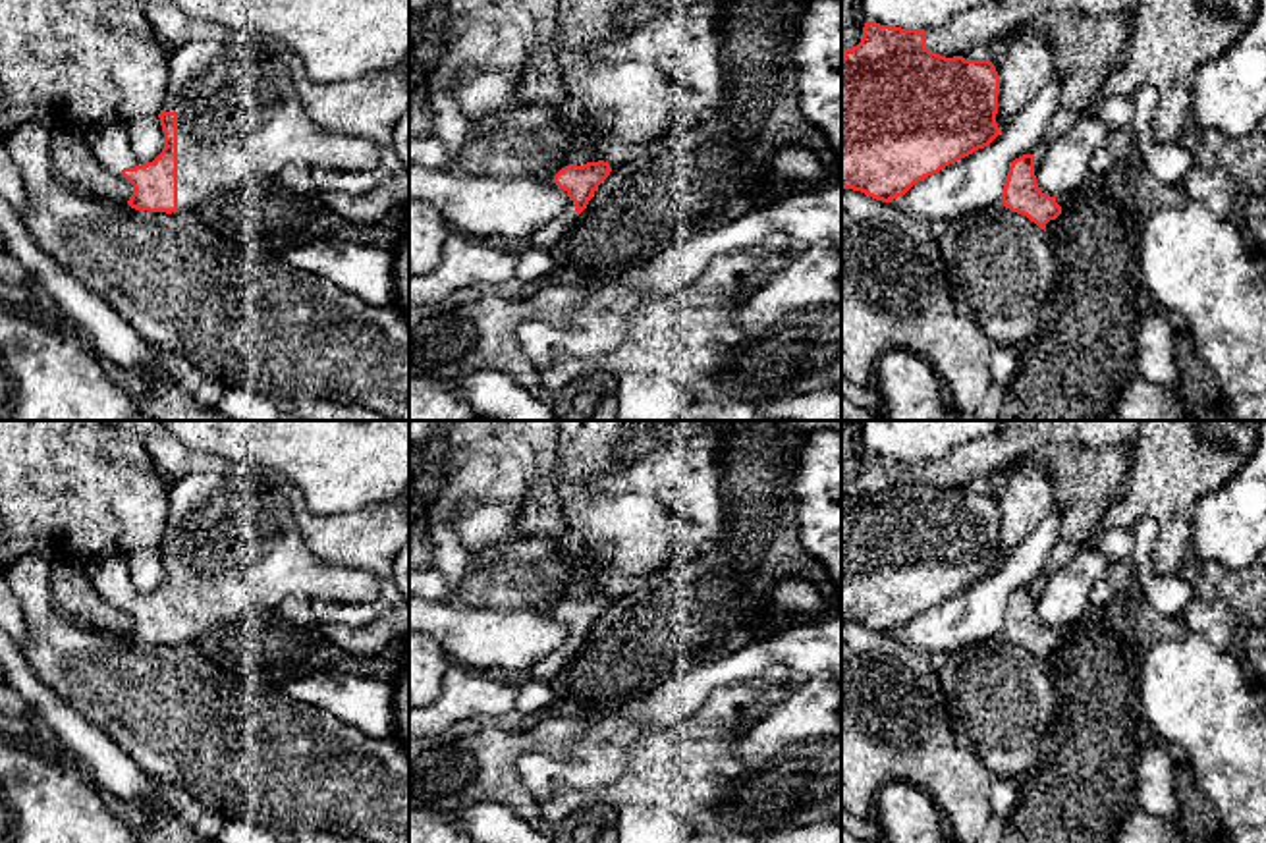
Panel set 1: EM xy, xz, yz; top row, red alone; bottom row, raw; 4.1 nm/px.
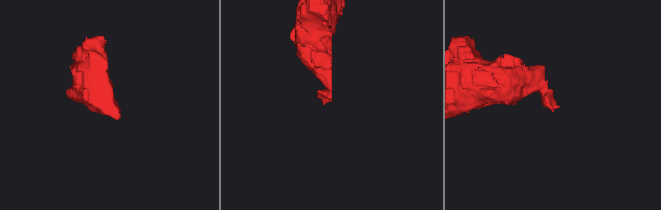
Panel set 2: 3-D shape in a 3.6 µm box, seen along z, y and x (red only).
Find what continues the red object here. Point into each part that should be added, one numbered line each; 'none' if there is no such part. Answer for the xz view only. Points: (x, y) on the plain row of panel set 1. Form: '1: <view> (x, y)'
1: xz (549, 666)

